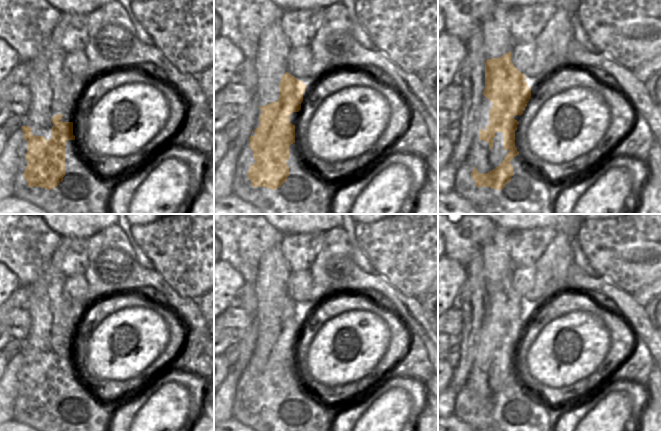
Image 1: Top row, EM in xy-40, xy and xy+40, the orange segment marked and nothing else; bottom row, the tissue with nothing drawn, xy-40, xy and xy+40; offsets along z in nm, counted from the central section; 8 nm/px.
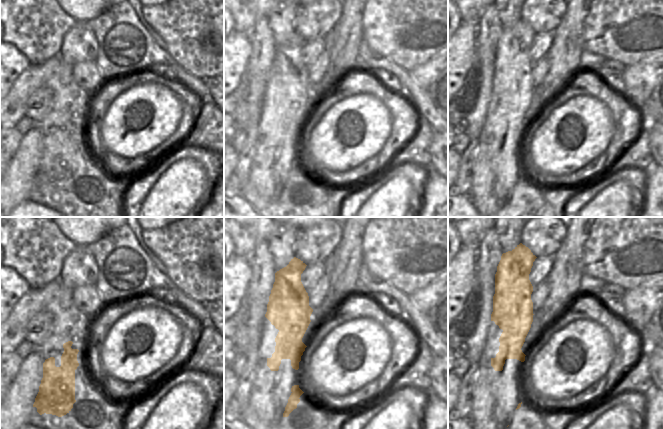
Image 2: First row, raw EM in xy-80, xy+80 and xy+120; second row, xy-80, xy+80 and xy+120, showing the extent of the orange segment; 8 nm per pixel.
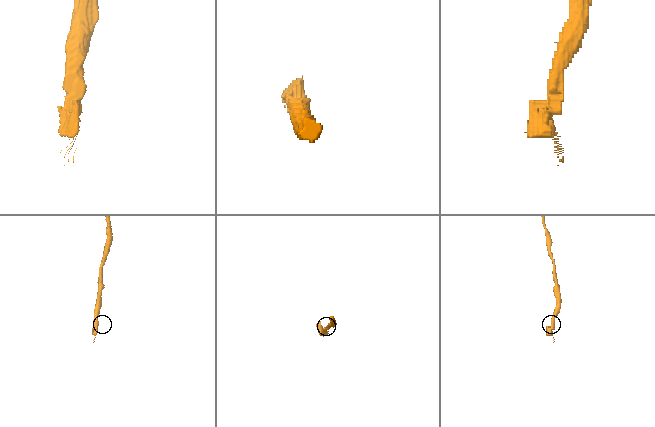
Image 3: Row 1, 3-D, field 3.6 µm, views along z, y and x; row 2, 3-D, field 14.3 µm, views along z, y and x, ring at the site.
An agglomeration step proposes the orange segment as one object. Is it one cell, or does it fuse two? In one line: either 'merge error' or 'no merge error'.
merge error

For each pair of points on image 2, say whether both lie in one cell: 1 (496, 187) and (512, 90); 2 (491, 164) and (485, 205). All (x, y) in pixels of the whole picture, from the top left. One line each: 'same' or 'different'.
1: same
2: same

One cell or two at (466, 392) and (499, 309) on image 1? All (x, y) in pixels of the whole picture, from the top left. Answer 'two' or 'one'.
two

